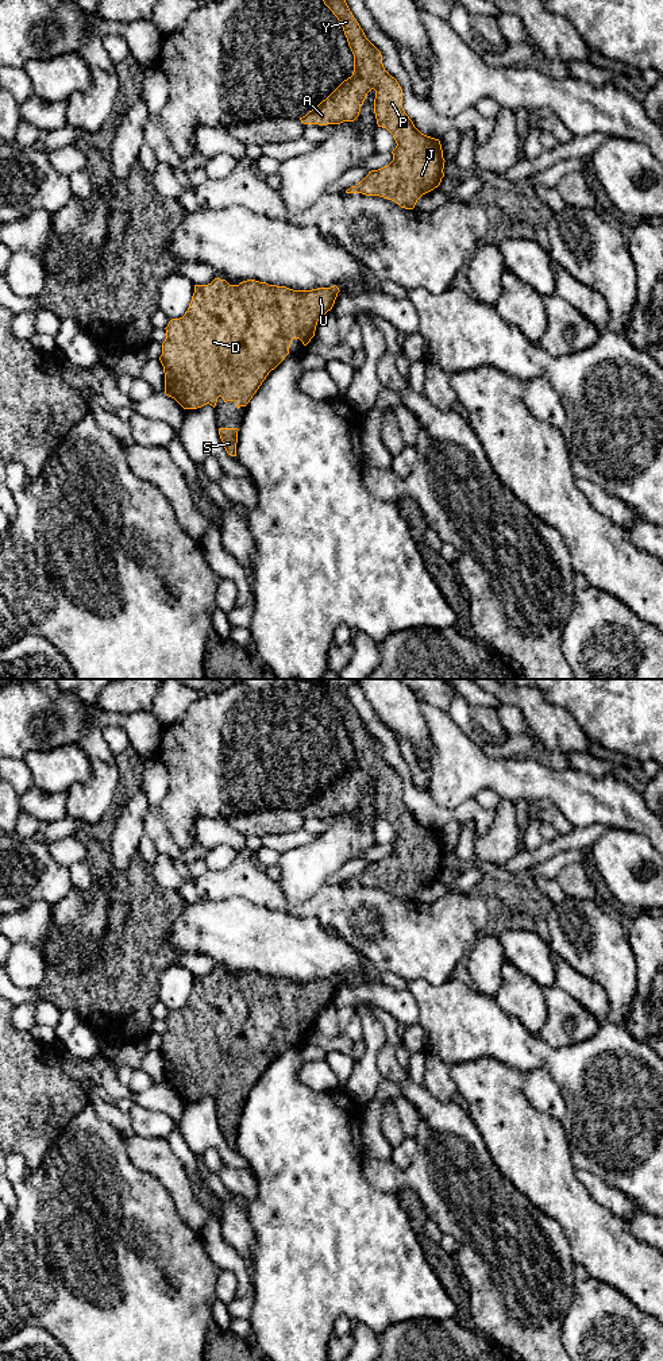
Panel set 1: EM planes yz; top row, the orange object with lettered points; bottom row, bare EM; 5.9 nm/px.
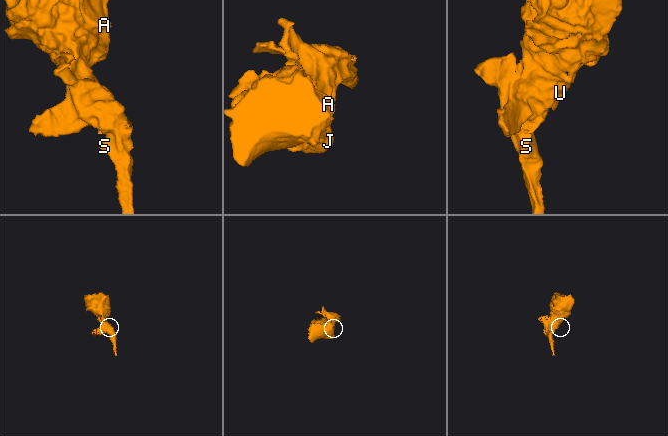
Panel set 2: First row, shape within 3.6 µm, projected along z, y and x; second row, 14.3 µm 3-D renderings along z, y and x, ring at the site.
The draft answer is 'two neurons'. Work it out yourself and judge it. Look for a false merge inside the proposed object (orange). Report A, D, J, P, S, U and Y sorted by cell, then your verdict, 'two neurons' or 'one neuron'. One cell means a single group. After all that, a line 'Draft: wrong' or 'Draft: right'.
A D J P S U Y; one neuron
Draft: wrong

